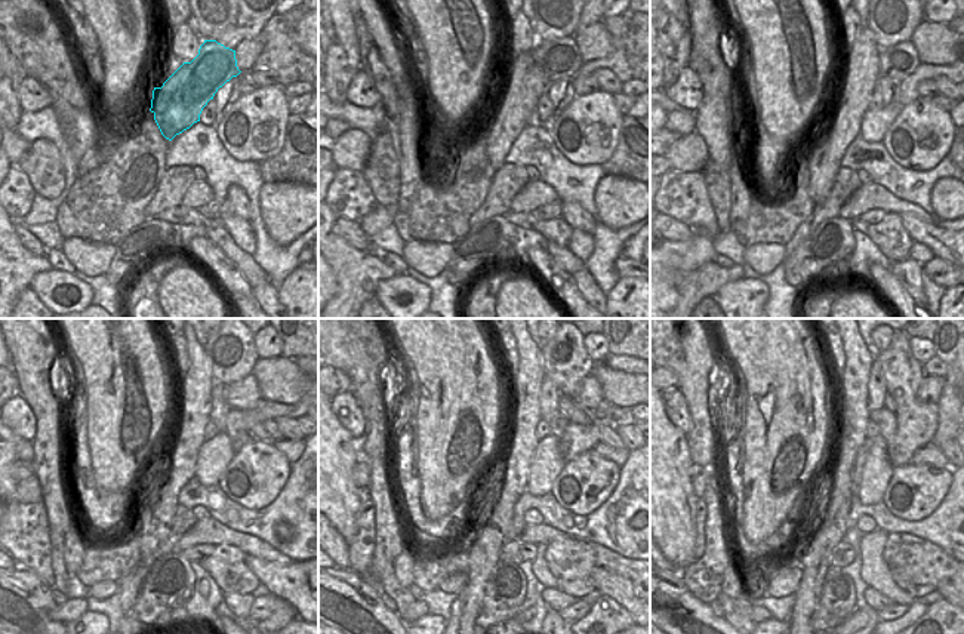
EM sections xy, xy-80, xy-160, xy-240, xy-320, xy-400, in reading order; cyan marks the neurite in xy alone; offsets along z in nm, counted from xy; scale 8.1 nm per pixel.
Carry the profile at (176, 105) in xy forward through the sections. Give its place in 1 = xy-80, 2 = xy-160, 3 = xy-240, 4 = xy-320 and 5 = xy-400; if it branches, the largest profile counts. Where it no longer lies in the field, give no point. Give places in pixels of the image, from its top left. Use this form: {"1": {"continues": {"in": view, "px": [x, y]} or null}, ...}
{"1": {"continues": {"in": "xy-80", "px": [553, 61]}}, "2": {"continues": {"in": "xy-160", "px": [899, 61]}}, "3": {"continues": {"in": "xy-240", "px": [245, 394]}}, "4": {"continues": {"in": "xy-320", "px": [591, 393]}}, "5": {"continues": {"in": "xy-400", "px": [930, 388]}}}

